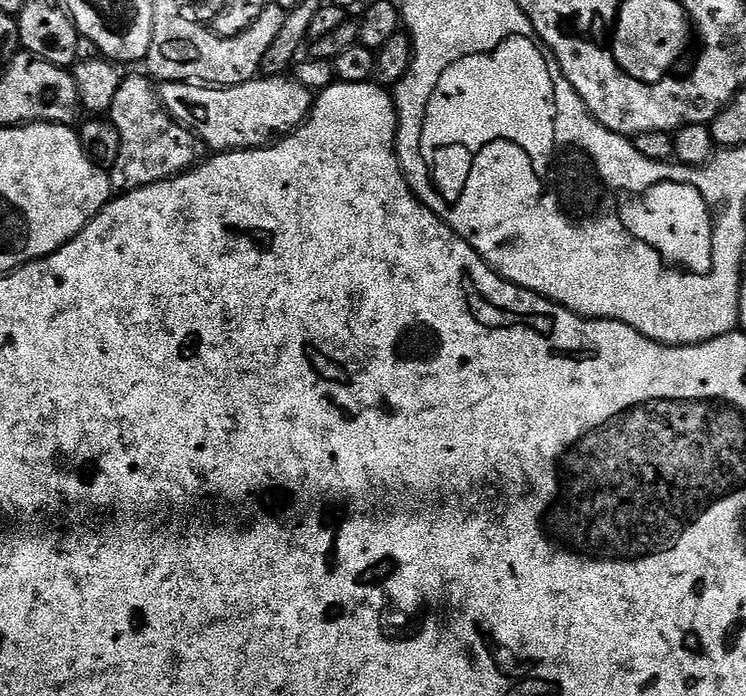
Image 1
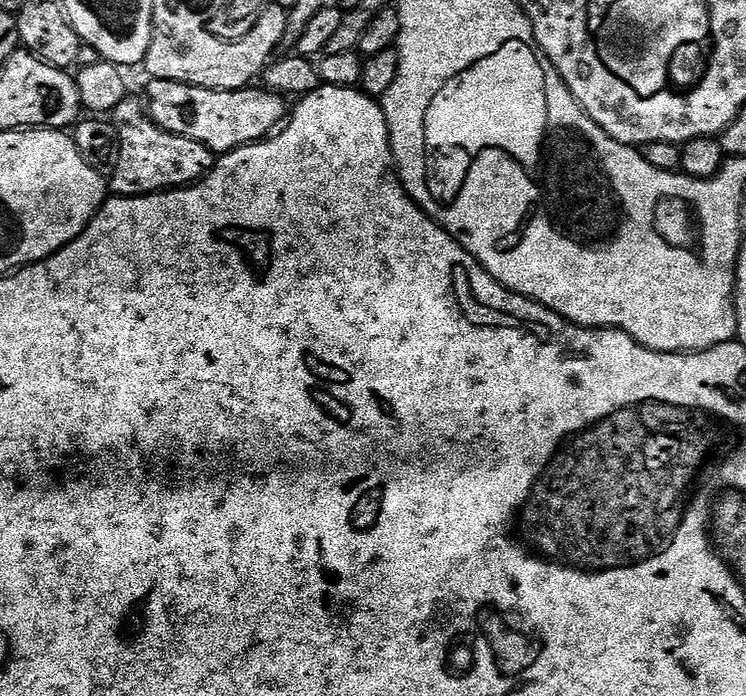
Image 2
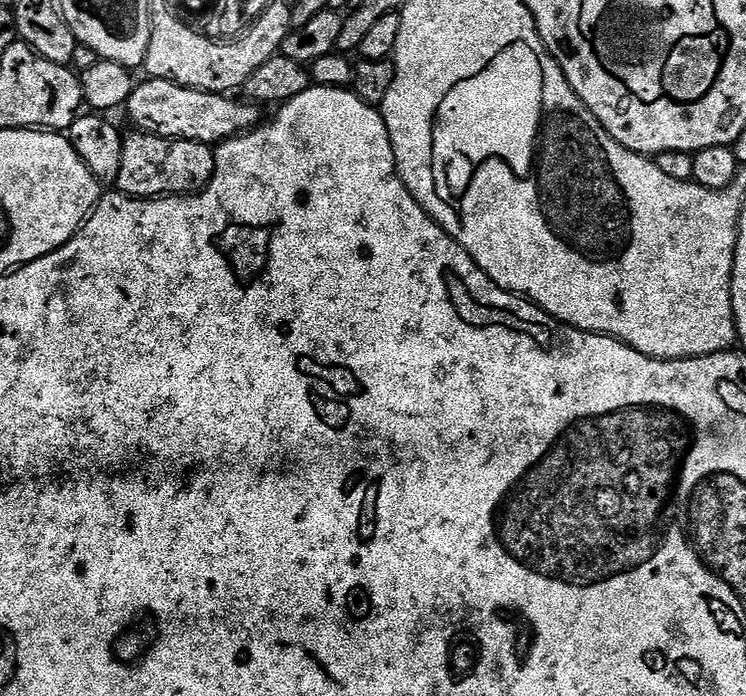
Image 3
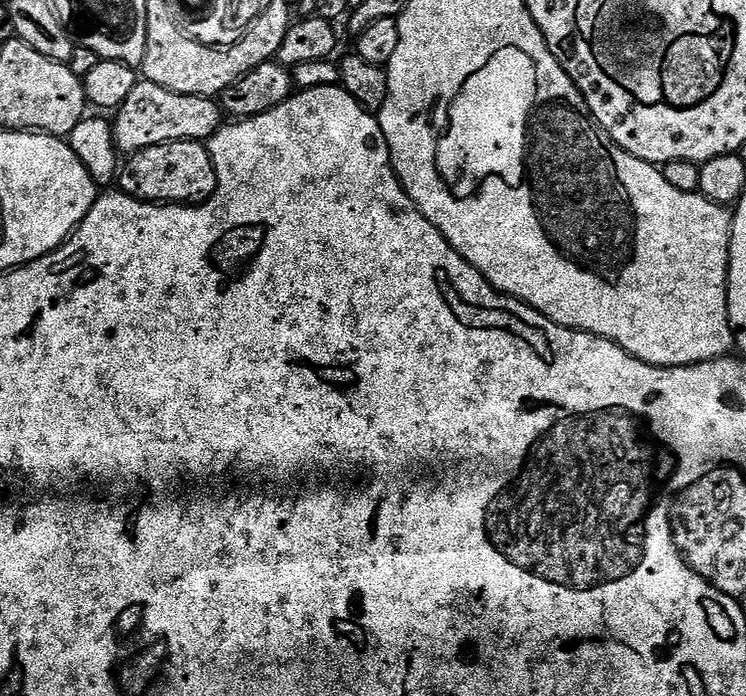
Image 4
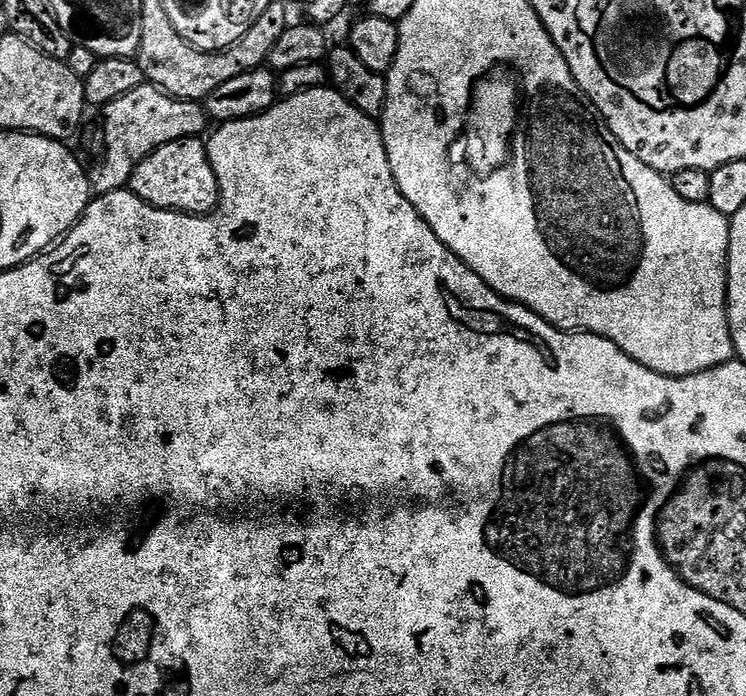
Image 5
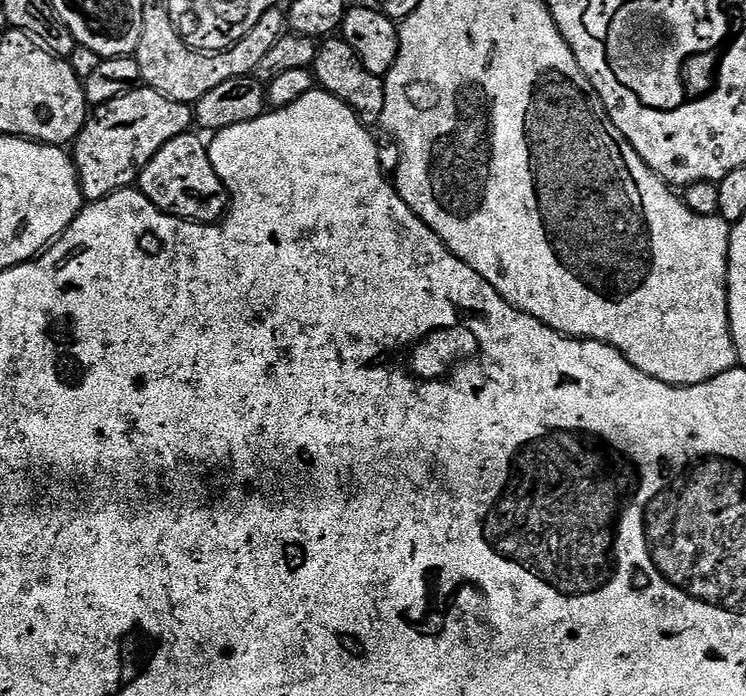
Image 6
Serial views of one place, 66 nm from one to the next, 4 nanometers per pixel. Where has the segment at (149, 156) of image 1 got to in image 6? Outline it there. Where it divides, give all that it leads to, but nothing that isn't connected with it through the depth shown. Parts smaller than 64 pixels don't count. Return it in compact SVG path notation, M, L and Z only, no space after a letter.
M192 135L175 136L148 159L138 172L138 190L151 204L172 216L210 224L227 213L230 201L208 157L207 143Z

